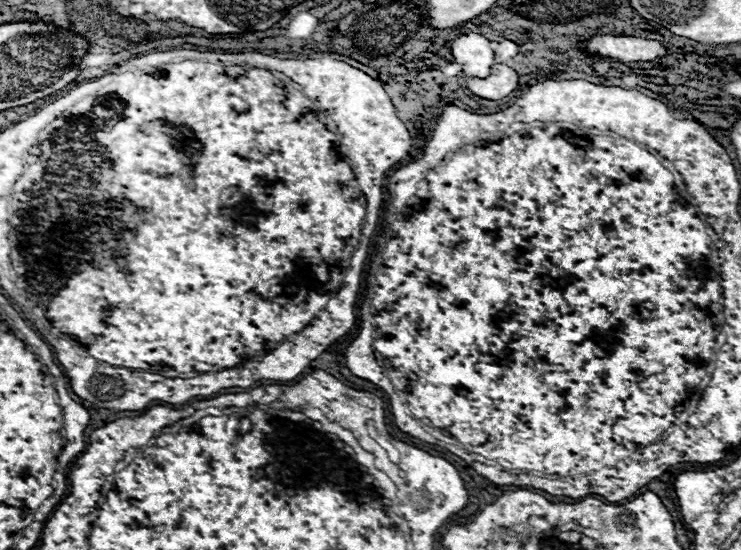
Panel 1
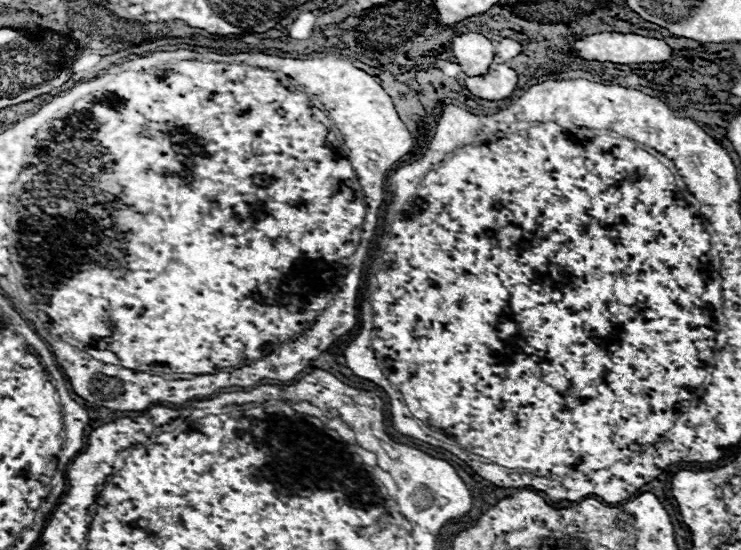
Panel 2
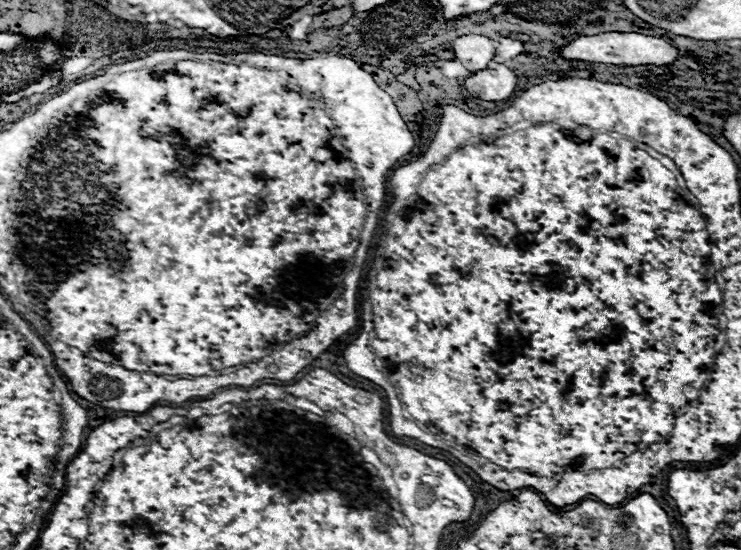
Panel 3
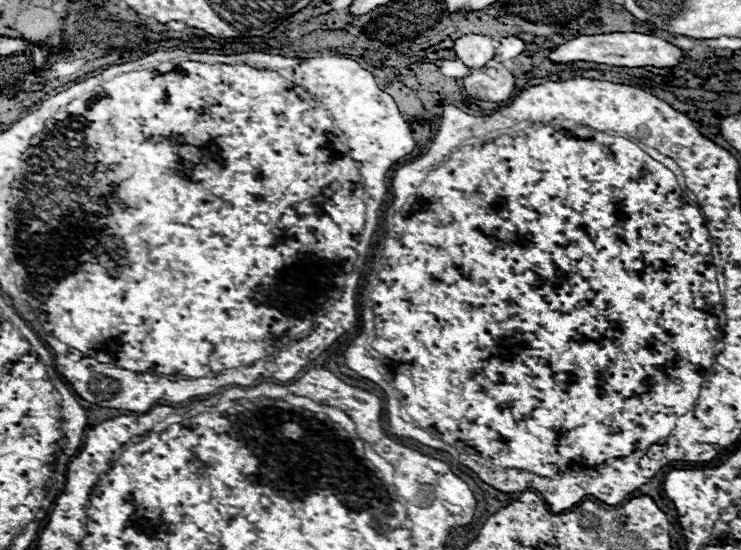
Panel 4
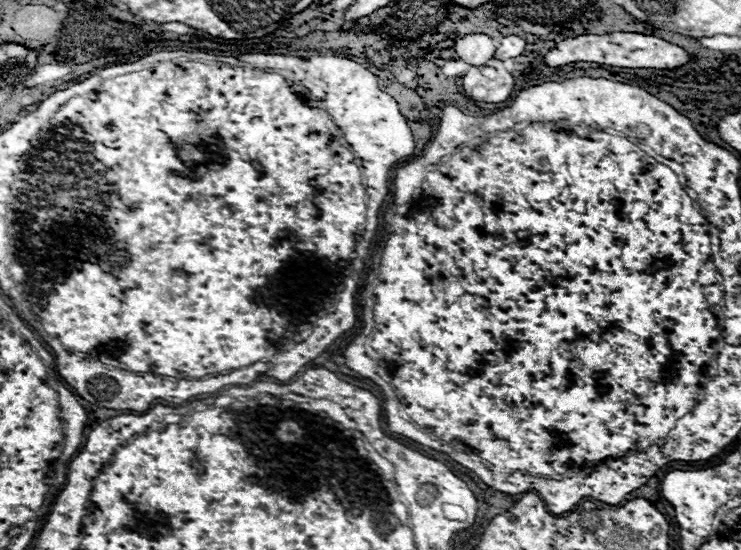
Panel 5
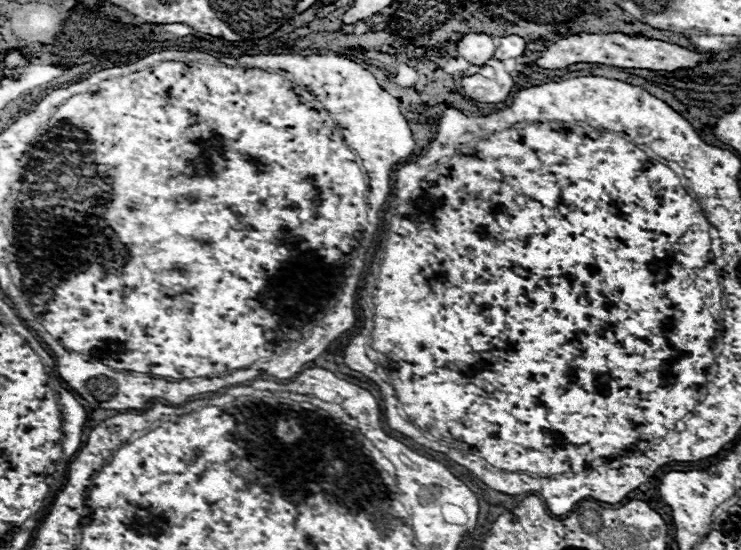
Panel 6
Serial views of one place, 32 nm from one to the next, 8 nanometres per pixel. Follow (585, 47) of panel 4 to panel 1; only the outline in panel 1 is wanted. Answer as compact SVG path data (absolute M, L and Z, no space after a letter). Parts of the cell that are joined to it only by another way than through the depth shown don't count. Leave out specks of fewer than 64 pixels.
M592 36L586 42L588 52L598 52L602 58L616 58L622 62L654 60L664 52L664 46L654 40L642 40L636 36Z

